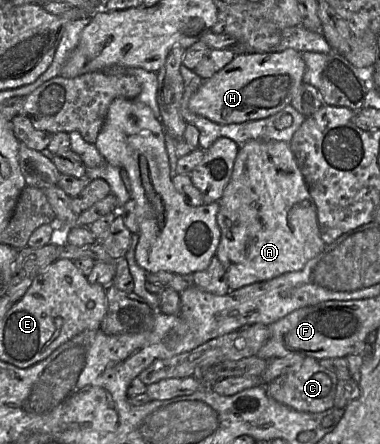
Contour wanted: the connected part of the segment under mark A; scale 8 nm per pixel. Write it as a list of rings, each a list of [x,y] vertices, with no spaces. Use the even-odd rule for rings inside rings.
[[[249,140],[240,146],[230,180],[218,203],[221,237],[215,255],[225,268],[229,290],[298,271],[326,246],[319,234],[315,204],[287,142]]]

